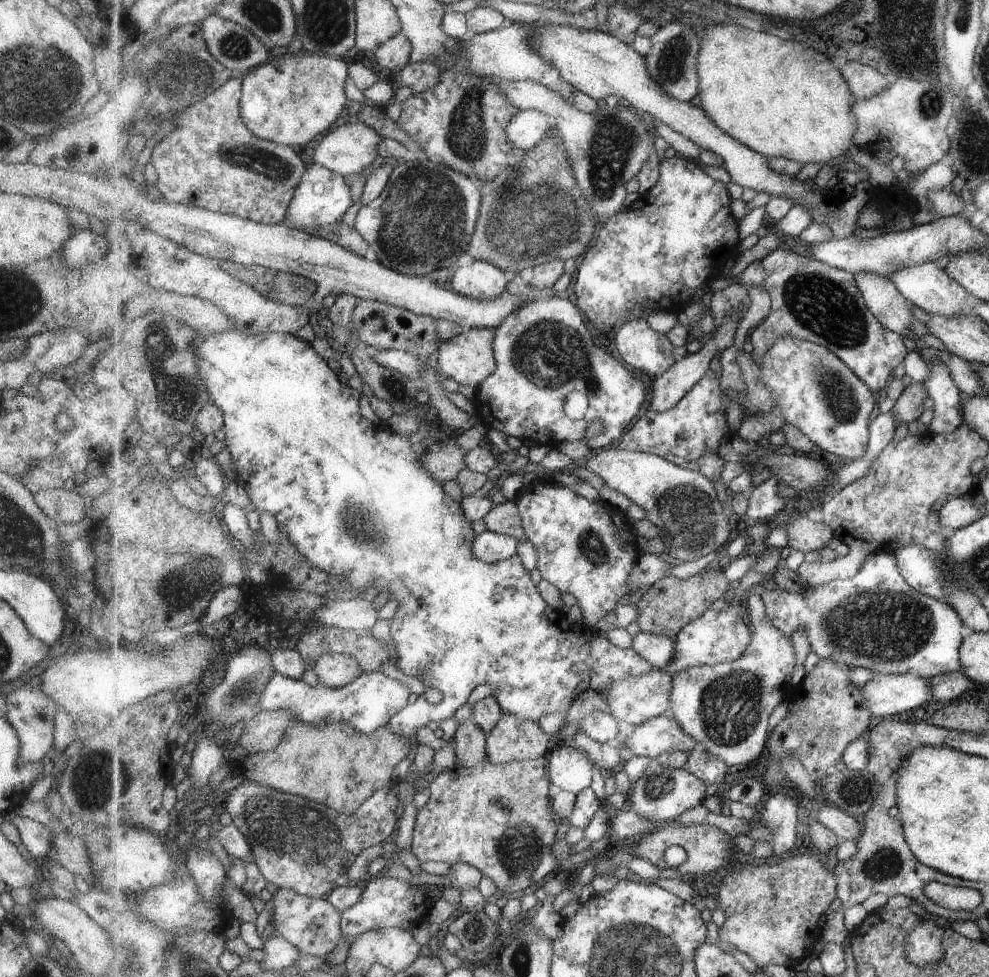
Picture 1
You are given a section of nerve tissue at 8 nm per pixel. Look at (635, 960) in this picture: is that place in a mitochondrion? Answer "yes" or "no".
yes

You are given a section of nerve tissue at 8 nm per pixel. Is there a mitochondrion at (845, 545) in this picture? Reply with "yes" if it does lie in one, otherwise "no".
no

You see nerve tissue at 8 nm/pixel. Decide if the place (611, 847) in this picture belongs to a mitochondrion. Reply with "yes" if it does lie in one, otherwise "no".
no

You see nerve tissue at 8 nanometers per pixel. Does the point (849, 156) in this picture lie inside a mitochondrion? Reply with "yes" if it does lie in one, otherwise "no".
no

